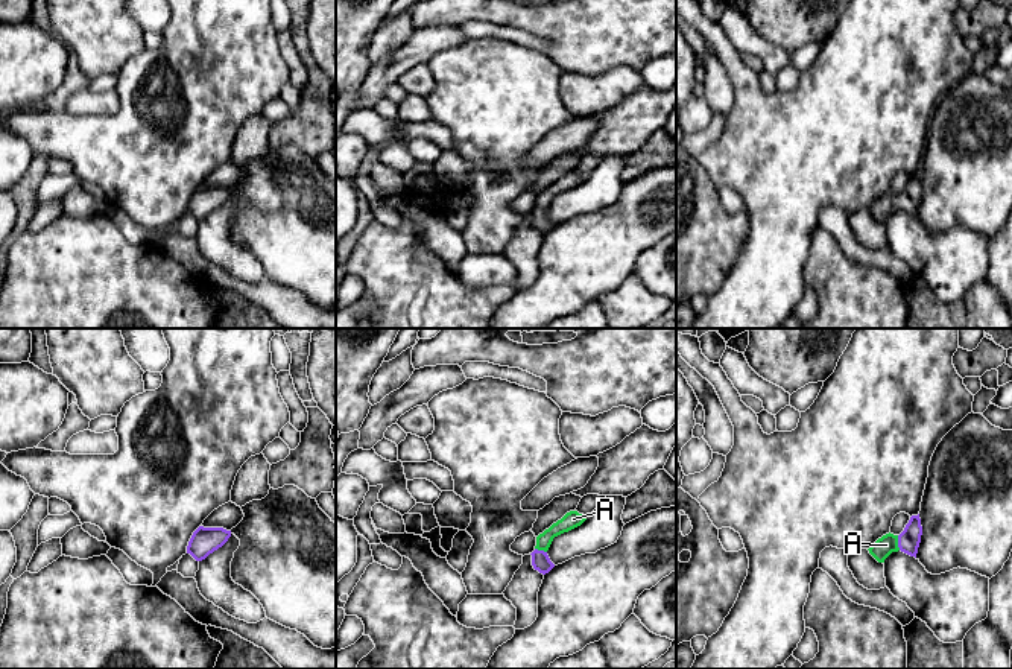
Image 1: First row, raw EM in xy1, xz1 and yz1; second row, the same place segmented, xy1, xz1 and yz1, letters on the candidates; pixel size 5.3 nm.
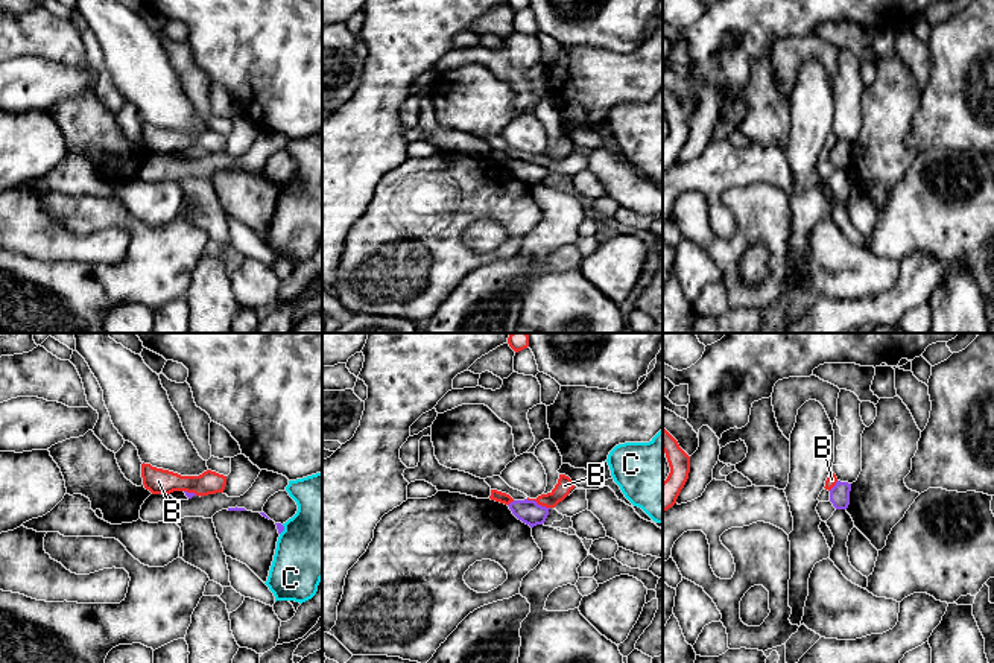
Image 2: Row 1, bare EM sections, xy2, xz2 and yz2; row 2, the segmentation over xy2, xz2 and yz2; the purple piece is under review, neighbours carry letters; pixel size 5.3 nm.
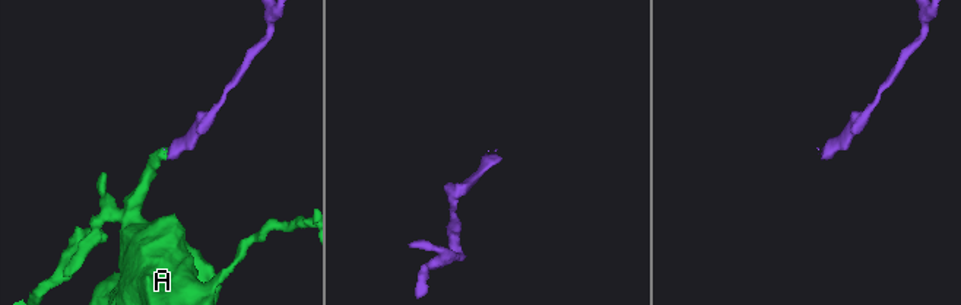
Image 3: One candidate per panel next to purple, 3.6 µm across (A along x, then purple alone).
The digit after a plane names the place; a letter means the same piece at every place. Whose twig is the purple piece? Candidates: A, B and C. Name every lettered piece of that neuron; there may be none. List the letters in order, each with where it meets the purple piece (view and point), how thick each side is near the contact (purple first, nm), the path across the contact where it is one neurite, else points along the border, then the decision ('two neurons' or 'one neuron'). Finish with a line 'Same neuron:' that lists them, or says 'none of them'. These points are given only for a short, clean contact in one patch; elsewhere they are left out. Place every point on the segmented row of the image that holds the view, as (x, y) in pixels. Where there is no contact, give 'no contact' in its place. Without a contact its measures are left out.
A: meets purple in yz1 at (898, 543); 120 nm thick on the purple side, 100 nm on the other; runs through yz1 (909, 540), (898, 543), (886, 545); one neuron
B: meets purple in xz2 at (537, 504); 120 nm thick on the purple side, 90 nm on the other; border along xz2 (526, 499), (534, 499), (549, 508); two neurons
C: meets purple in xy2 at (283, 529); 40 nm thick on the purple side, 400 nm on the other; border along xy2 (283, 525), (280, 534); two neurons
Same neuron: A

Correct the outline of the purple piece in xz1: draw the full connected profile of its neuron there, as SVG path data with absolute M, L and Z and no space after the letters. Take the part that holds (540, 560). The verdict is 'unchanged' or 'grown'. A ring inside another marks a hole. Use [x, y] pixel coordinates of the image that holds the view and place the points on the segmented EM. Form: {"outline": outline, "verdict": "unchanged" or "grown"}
{"outline": "M577 511L567 512L561 520L553 523L549 529L536 537L536 546L532 555L532 566L539 573L549 573L555 564L550 561L547 550L555 537L568 532L577 526L580 526L588 515L579 514Z", "verdict": "grown"}

